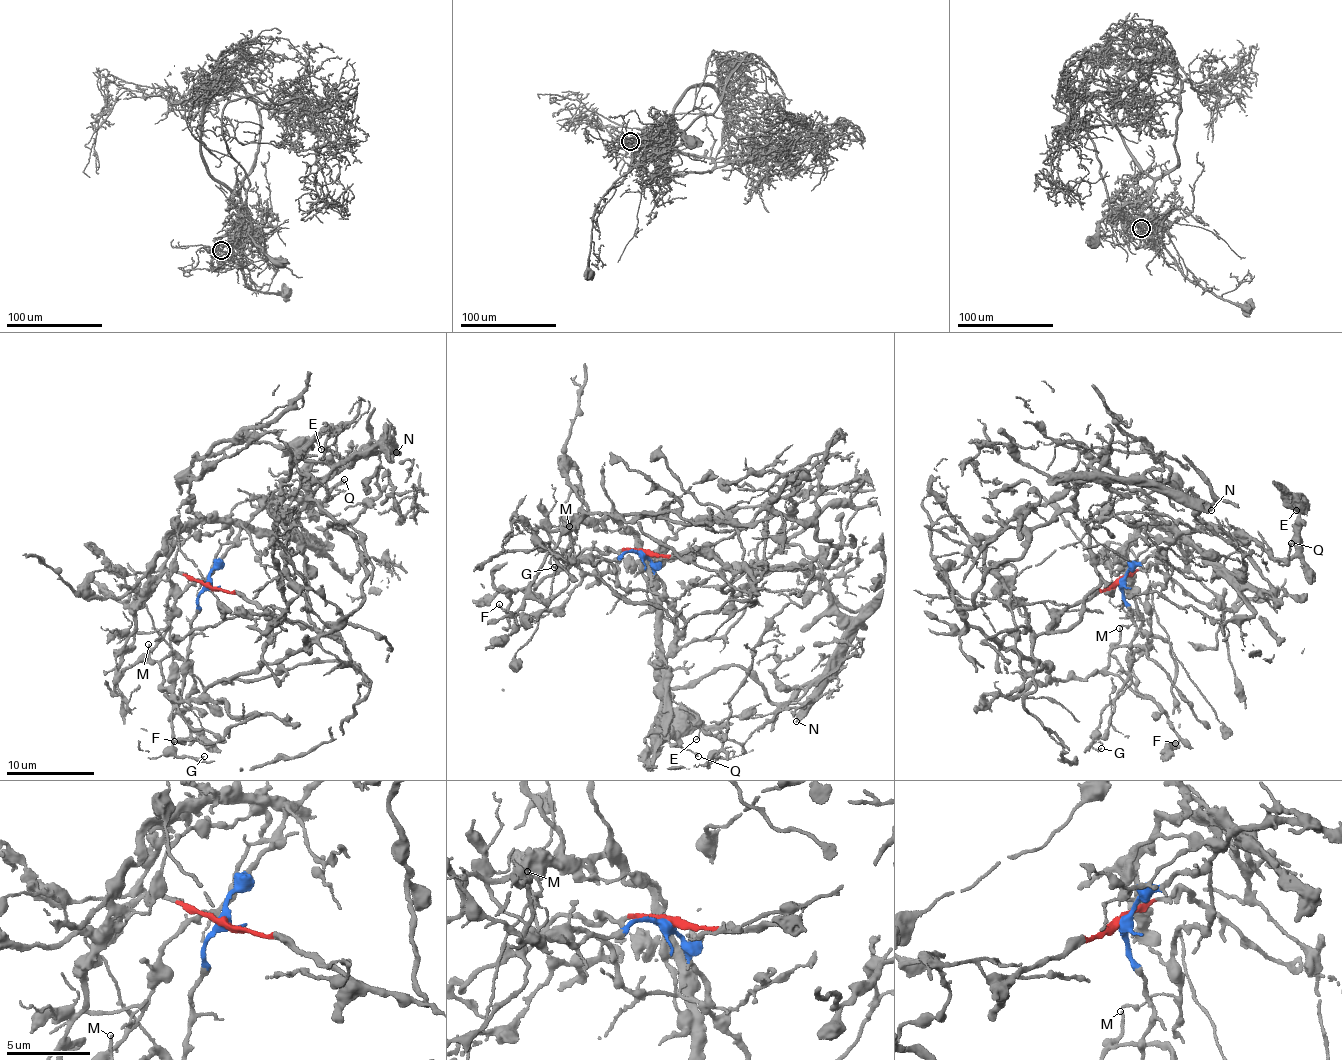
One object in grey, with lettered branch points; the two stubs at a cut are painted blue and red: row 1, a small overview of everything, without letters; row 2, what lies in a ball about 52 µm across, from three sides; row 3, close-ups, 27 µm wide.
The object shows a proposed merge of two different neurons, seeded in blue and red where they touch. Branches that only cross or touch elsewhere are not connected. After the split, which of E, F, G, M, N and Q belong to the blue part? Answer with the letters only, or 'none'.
E, G, Q

